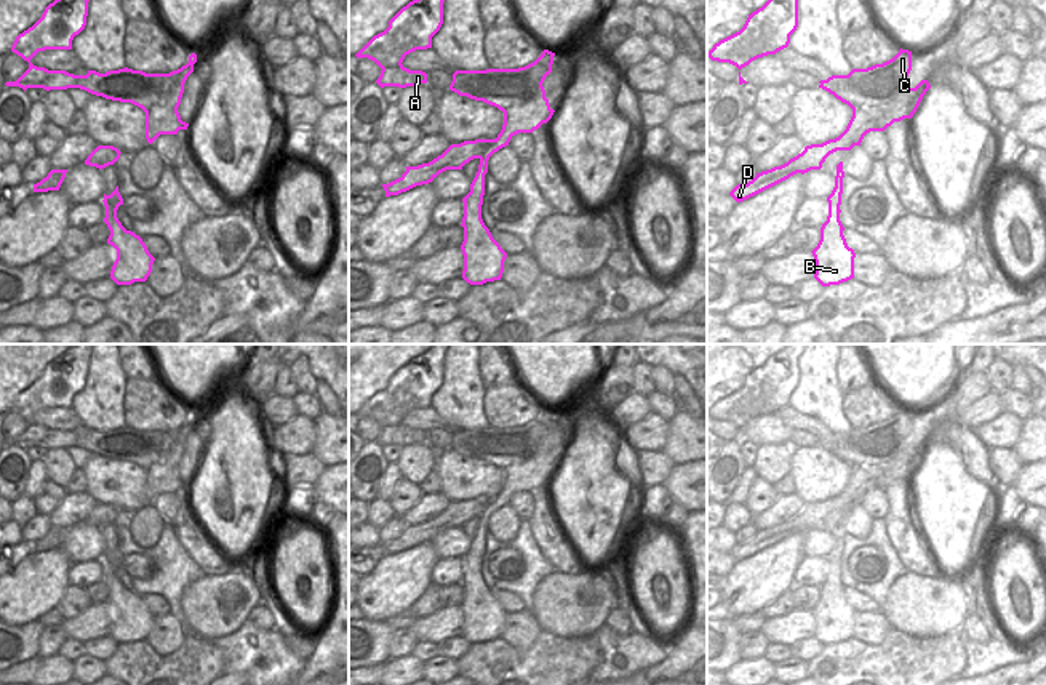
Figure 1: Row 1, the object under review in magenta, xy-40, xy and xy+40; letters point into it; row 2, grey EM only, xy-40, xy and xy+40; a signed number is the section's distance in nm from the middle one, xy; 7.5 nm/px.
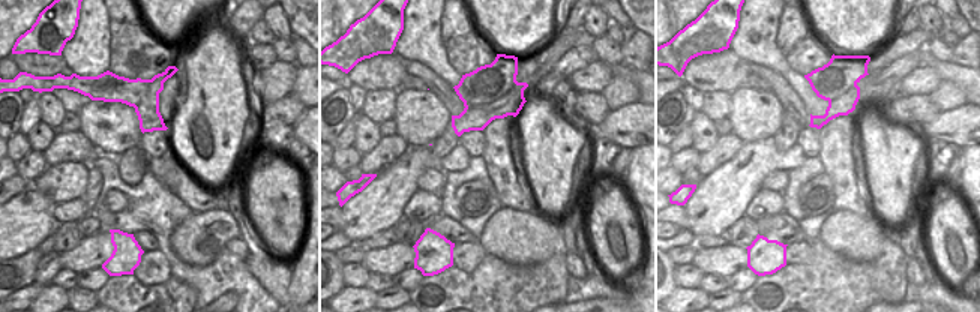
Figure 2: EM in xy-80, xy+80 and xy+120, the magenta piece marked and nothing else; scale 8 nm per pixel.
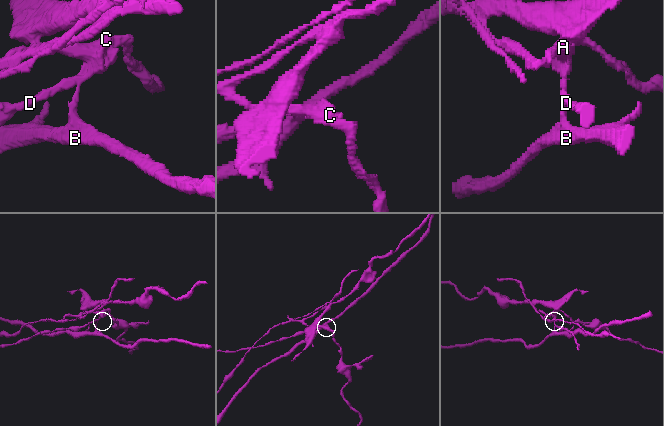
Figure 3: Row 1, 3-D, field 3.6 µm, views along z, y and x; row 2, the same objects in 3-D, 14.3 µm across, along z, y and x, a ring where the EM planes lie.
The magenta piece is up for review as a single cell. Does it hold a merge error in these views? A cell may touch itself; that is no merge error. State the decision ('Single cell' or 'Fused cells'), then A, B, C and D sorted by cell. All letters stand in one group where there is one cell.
Fused cells. Groups: A C D / B.

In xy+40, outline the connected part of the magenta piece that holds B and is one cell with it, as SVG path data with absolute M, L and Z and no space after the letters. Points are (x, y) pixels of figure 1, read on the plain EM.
M843 520L836 523L835 546L827 555L828 575L820 586L820 599L811 610L816 619L814 637L822 645L840 643L854 637L854 616L856 611L848 605L843 594L843 583L840 579L840 563L843 552Z

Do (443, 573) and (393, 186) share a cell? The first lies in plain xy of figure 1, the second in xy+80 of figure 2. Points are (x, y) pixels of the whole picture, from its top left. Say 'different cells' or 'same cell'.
different cells

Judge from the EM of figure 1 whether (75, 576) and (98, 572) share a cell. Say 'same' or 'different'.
same

